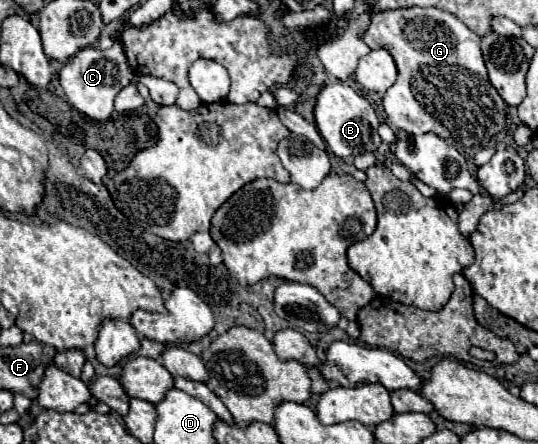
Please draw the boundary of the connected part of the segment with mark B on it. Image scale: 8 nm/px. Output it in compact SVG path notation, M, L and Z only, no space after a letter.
M330 83L318 93L314 117L318 133L336 157L350 157L366 151L374 153L382 145L382 139L378 135L378 117L372 105L346 83Z

